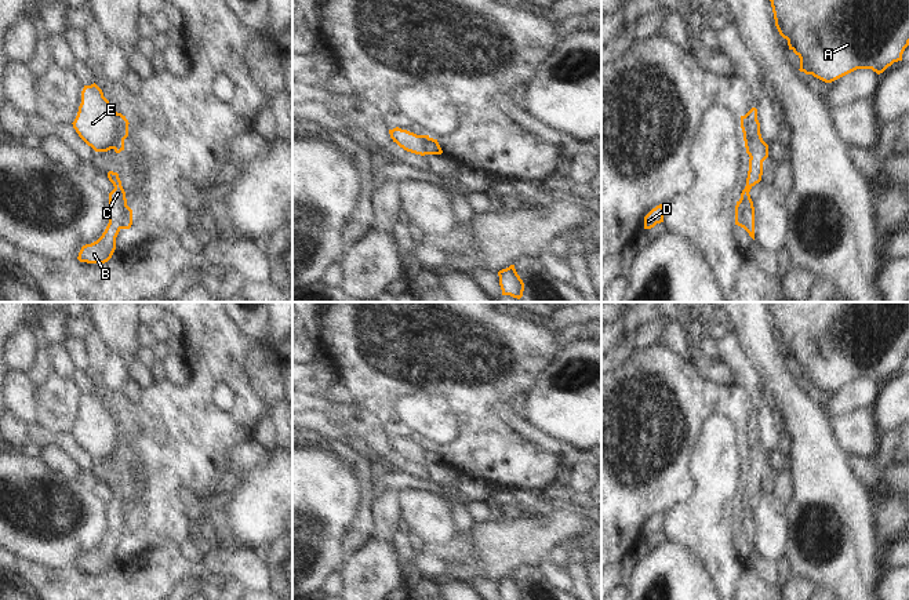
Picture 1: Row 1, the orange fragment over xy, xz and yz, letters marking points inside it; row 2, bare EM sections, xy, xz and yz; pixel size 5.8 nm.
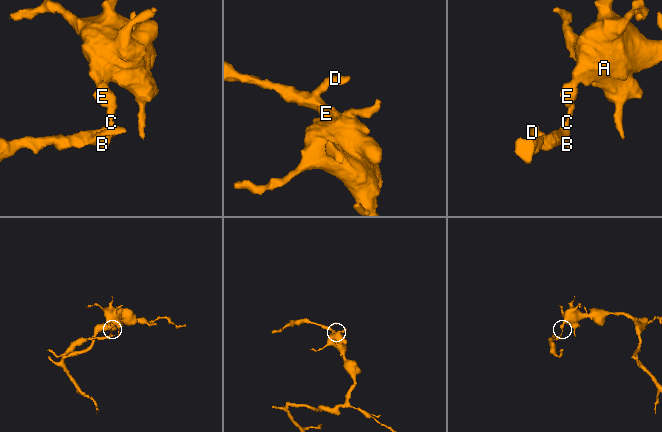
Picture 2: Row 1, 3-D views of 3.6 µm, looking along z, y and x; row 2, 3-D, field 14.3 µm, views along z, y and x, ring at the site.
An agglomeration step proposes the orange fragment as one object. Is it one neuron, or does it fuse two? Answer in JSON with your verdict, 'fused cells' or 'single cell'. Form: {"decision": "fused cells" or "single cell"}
{"decision": "fused cells"}

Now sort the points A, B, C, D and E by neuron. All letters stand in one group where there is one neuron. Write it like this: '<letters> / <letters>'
A E / B C D

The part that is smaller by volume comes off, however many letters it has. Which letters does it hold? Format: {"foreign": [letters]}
{"foreign": ["B", "C", "D"]}

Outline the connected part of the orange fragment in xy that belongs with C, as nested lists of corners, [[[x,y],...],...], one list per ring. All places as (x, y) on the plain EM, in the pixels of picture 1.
[[[108,481],[114,498],[109,502],[109,532],[102,545],[81,556],[77,568],[87,572],[105,572],[116,559],[116,546],[121,538],[132,534],[132,519],[127,514],[126,501],[117,481]]]

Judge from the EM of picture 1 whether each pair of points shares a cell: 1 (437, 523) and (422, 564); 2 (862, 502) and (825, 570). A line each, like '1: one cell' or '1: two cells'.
1: two cells
2: one cell

